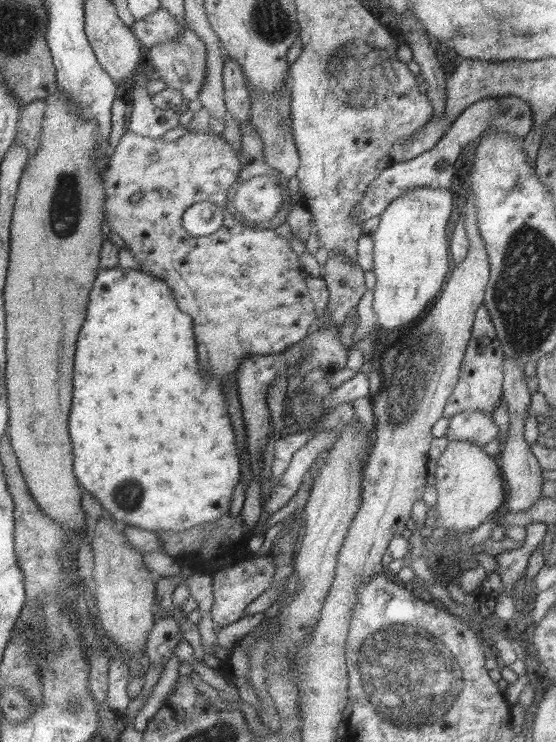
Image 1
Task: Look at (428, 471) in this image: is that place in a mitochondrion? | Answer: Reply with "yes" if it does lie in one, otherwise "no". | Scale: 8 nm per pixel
no

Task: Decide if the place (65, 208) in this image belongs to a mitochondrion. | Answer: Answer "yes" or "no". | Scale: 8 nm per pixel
yes

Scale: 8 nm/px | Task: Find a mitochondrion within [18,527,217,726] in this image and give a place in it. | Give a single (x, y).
(59, 649)

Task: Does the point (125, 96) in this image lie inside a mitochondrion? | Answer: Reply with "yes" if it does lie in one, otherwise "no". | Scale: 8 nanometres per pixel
no

